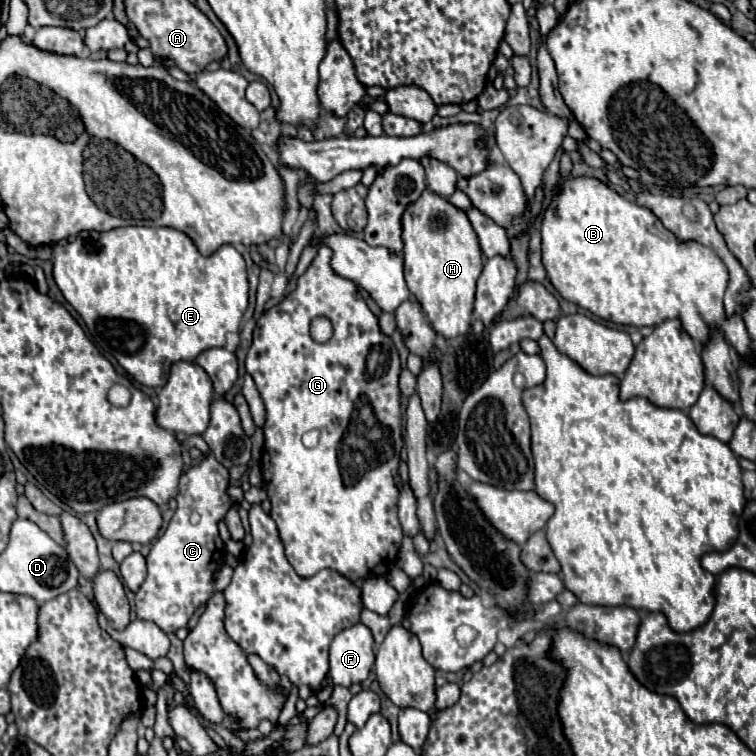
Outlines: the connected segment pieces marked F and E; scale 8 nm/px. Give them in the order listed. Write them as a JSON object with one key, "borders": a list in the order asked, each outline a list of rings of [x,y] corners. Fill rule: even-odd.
{"borders":[[[[354,624],[330,644],[330,678],[338,686],[350,688],[368,678],[374,666],[374,638],[364,624]]],[[[126,226],[126,228],[114,228],[110,232],[80,232],[76,236],[74,242],[70,242],[66,248],[64,246],[54,246],[54,282],[60,288],[60,292],[64,294],[64,298],[72,304],[72,308],[82,316],[82,320],[86,322],[94,342],[106,350],[108,354],[112,354],[118,364],[140,384],[150,386],[150,388],[160,388],[164,386],[164,382],[168,382],[168,370],[172,368],[174,362],[192,362],[200,352],[208,350],[208,348],[218,348],[226,344],[226,334],[230,332],[238,332],[240,330],[240,322],[242,322],[242,314],[248,306],[248,276],[246,276],[246,262],[242,258],[242,254],[234,248],[234,246],[222,246],[220,250],[216,250],[210,256],[202,256],[198,252],[198,248],[194,246],[194,242],[180,230],[174,228],[138,228],[138,226]]]]}

